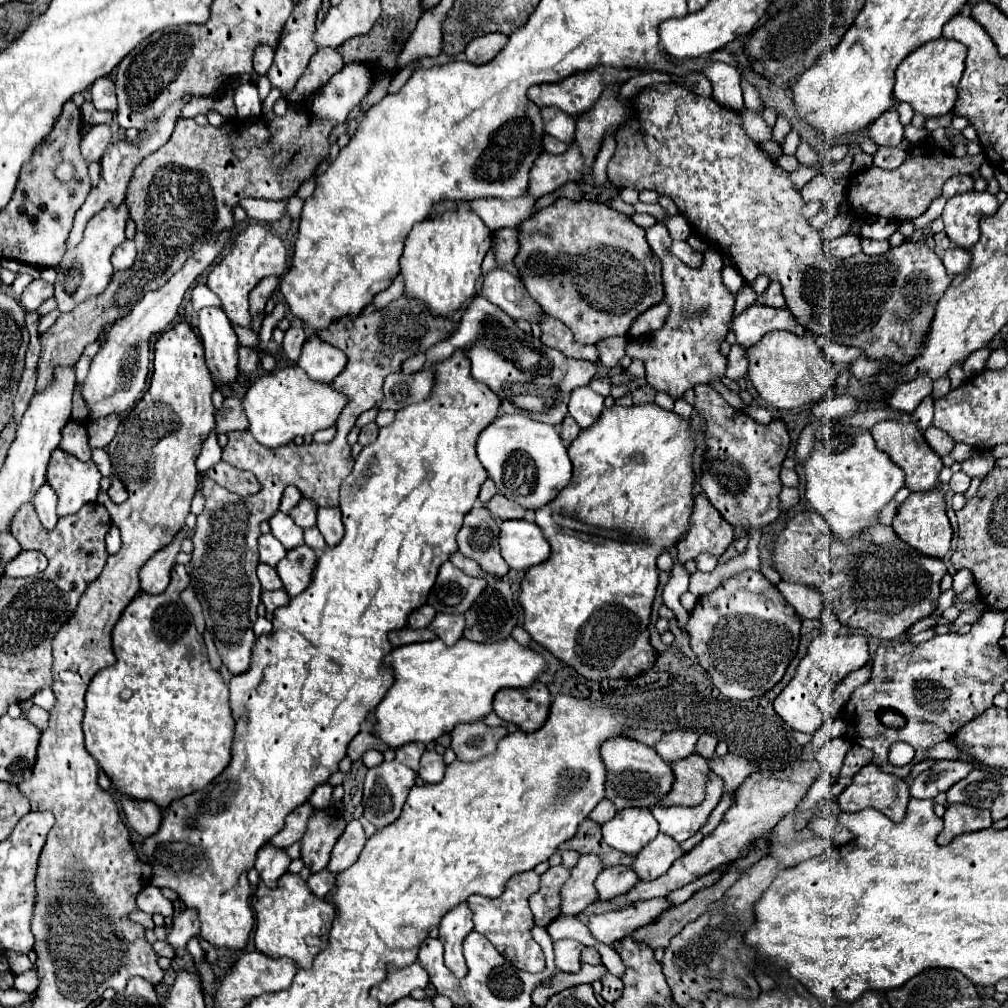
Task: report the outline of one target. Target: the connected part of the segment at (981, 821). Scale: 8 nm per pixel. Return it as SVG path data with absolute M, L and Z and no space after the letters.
M949 805L943 815L943 821L945 821L945 829L937 837L939 845L949 845L955 837L963 833L989 829L993 825L989 809L977 809L969 805Z

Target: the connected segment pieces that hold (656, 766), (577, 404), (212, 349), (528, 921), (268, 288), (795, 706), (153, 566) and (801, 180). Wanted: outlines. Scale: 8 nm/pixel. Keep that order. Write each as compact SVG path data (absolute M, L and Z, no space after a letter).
M615 737L601 743L601 761L607 765L607 781L605 781L605 797L613 801L613 805L621 811L627 807L655 807L655 803L671 791L673 771L669 763L663 761L653 747L643 745L635 739Z
M589 385L573 389L569 399L569 415L577 421L577 425L581 425L581 429L593 425L601 415L601 411L603 411L603 397L595 393Z
M205 307L199 311L199 335L205 347L205 363L215 387L231 385L237 375L237 335L223 309Z
M527 871L513 875L505 885L505 893L501 893L501 897L497 899L489 899L483 895L471 895L467 899L467 905L473 911L475 931L485 935L511 965L527 973L541 973L545 969L543 951L531 937L531 929L535 923L533 923L533 913L529 909L529 897L531 893L537 893L537 889L539 889L539 875L535 871Z
M267 277L263 279L249 295L249 313L253 317L253 325L251 325L251 331L259 333L261 329L261 323L263 323L263 317L265 317L265 303L271 295L271 291L279 285L279 277Z
M821 633L817 639L809 643L807 655L801 659L795 677L791 683L779 693L779 697L773 701L777 715L793 729L801 733L815 733L821 725L821 709L817 705L817 699L827 687L837 687L843 677L847 677L851 671L861 669L869 661L867 651L867 639L861 635L845 635L845 637L833 637L829 639L825 633Z
M183 531L175 537L175 541L171 545L167 545L165 549L161 549L159 553L155 553L143 567L139 573L139 581L141 581L141 591L149 593L149 595L157 595L163 593L169 585L171 579L171 567L175 565L175 557L179 553L179 545L183 541Z
M818 164L815 169L810 169L810 167L800 165L798 170L791 174L791 179L796 185L797 189L801 190L801 188L820 171L820 164Z

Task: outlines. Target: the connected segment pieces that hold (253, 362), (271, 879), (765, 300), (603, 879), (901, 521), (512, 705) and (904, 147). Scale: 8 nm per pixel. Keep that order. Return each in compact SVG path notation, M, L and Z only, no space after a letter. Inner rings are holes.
M239 347L239 369L245 373L253 373L259 365L259 355L251 347Z
M263 845L255 859L255 871L259 873L259 879L269 887L275 889L279 877L287 871L291 859L283 849L277 849L273 845Z
M771 281L769 287L765 289L763 295L757 297L759 305L769 305L769 307L785 307L785 297L781 293L781 285L777 281Z
M607 867L597 877L597 901L609 901L609 897L619 897L621 893L627 893L633 885L637 885L639 879L631 867Z
M931 489L925 493L911 493L899 505L897 515L893 519L893 529L905 543L919 549L923 555L943 559L951 547L951 537L953 537L953 529L945 513L945 493L939 489Z
M533 683L529 689L501 689L493 699L493 711L499 719L515 723L521 731L537 731L545 725L549 715L549 691L543 683Z
M903 141L897 147L879 147L877 153L873 155L873 165L881 169L897 169L909 153L909 143Z

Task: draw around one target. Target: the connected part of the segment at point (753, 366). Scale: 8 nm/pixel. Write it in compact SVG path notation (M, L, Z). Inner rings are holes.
M789 331L765 335L757 345L745 351L745 357L749 361L749 379L757 393L777 409L795 409L821 401L837 377L837 371L829 365L813 337L797 337Z

